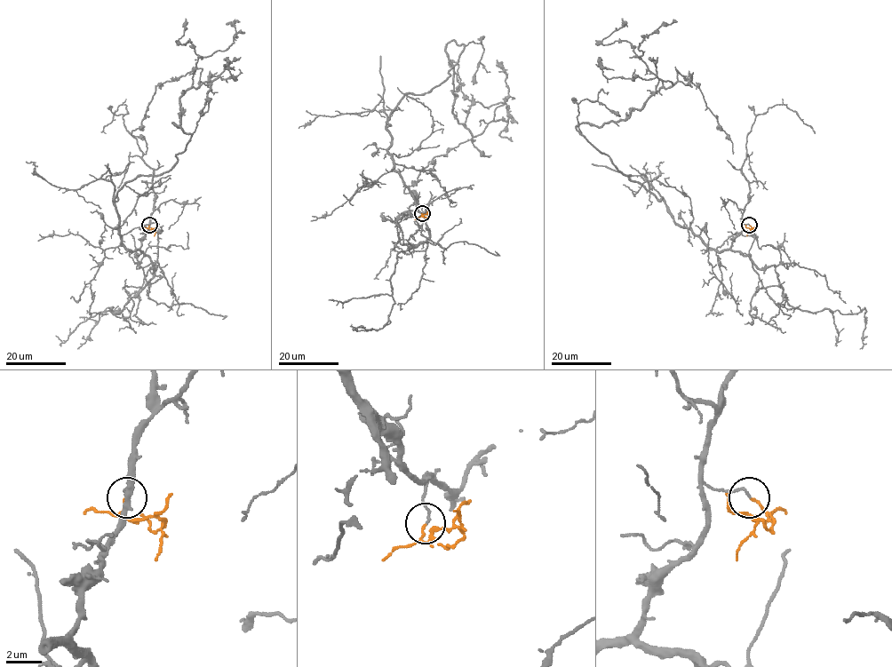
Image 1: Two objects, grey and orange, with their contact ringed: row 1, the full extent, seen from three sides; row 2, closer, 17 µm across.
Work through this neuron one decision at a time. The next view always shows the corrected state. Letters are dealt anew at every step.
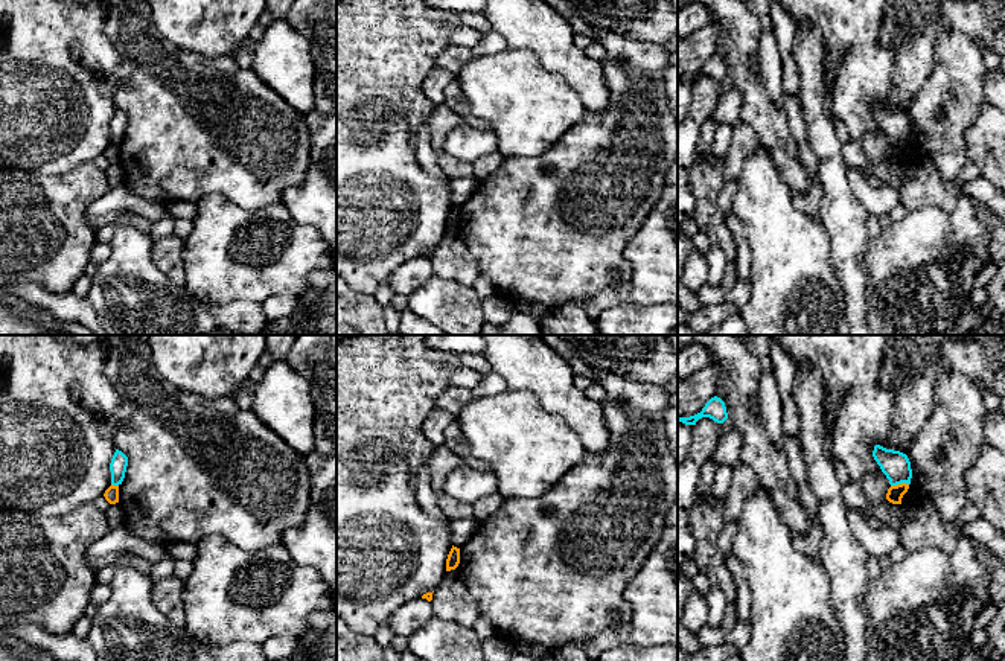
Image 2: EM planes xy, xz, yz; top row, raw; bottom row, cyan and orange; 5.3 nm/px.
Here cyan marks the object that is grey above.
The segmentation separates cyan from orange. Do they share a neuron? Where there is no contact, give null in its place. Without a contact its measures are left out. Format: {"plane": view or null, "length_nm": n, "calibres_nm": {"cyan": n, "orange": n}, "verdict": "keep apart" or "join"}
{"plane": "yz", "length_nm": 100, "calibres_nm": {"cyan": 150, "orange": 90}, "verdict": "keep apart"}

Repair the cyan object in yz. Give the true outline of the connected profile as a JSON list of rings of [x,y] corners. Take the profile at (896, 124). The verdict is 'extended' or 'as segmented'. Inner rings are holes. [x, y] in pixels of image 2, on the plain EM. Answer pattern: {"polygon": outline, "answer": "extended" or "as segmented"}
{"polygon": [[[876,104],[873,116],[889,139],[891,145],[901,142],[911,143],[912,128],[906,113]]], "answer": "as segmented"}

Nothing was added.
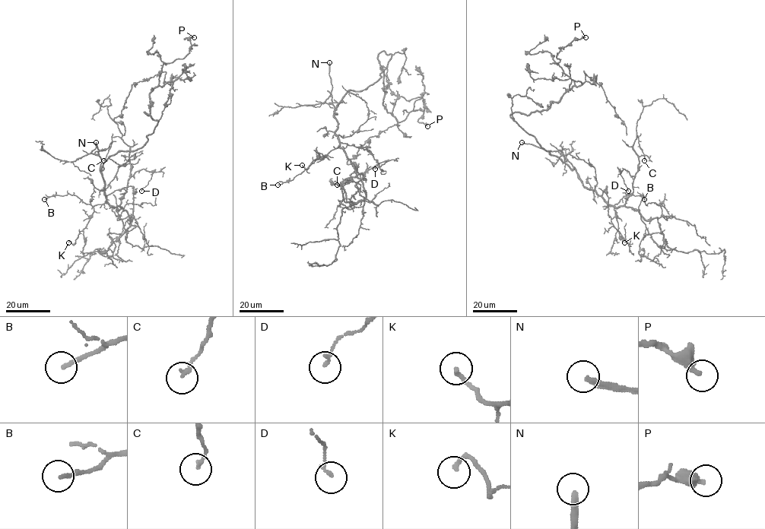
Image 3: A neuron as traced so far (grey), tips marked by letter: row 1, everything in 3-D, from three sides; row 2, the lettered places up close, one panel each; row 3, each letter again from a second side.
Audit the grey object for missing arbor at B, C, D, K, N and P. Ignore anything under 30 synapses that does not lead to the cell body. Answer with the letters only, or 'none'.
N

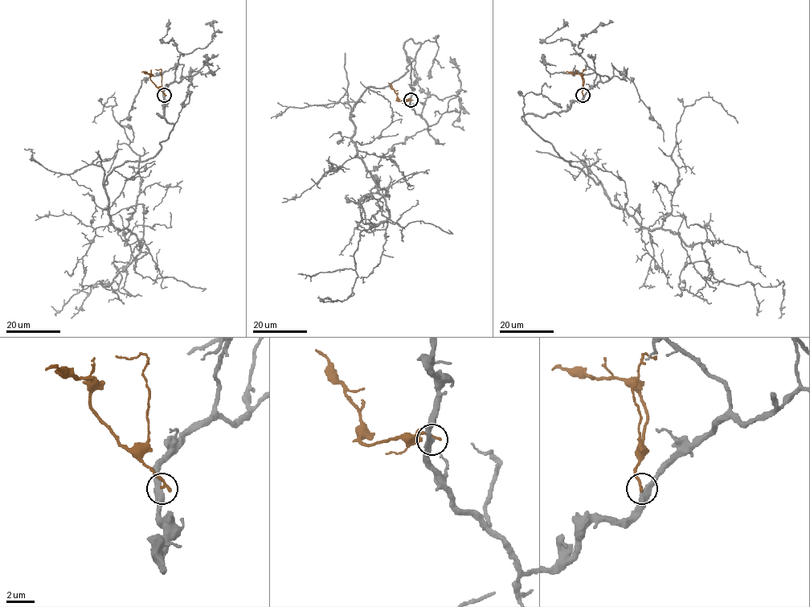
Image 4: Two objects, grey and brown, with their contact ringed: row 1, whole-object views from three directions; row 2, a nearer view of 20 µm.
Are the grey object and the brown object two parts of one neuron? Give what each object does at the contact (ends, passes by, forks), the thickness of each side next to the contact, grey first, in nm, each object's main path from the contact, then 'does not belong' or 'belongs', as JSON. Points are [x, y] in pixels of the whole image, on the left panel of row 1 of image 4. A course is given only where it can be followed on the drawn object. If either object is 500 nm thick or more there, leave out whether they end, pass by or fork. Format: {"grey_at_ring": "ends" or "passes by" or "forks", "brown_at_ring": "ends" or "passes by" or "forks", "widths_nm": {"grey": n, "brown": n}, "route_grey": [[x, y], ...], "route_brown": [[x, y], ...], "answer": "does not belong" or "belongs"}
{"grey_at_ring": "passes by", "brown_at_ring": "ends", "widths_nm": {"grey": 440, "brown": 240}, "route_grey": [[164, 96], [161, 149], [104, 183], [139, 254], [72, 318]], "route_brown": [[164, 95], [149, 74], [141, 71]], "answer": "does not belong"}

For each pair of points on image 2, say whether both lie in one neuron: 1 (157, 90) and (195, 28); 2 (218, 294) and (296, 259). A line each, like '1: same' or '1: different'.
1: different
2: same

